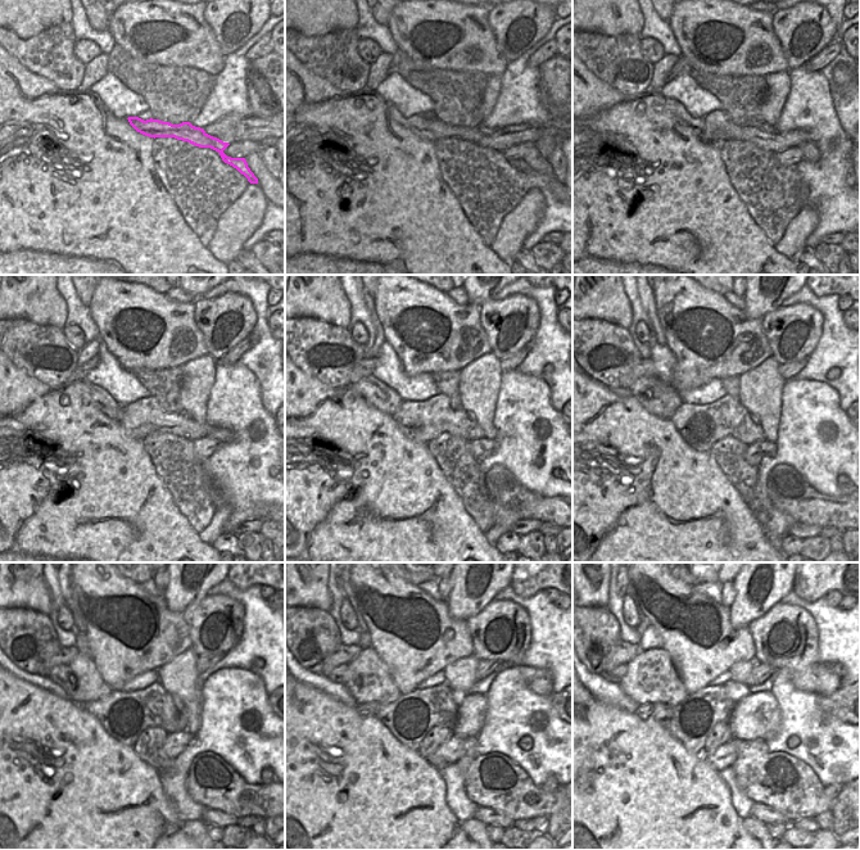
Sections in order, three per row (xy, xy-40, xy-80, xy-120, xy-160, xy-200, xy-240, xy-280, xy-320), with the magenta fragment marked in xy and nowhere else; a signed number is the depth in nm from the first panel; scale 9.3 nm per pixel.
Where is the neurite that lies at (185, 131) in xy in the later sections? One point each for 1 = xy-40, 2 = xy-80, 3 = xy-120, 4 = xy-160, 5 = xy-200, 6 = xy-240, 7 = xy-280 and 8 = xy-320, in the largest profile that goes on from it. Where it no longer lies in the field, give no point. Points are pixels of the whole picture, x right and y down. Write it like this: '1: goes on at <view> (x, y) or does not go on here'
1: goes on at xy-40 (433, 130)
2: goes on at xy-80 (693, 123)
3: goes on at xy-120 (103, 401)
4: goes on at xy-160 (380, 396)
5: goes on at xy-200 (639, 385)
6: goes on at xy-240 (59, 674)
7: goes on at xy-280 (339, 674)
8: goes on at xy-320 (615, 674)

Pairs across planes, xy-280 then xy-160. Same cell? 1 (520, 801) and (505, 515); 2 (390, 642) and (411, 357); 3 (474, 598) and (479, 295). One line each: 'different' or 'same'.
1: different
2: same
3: same

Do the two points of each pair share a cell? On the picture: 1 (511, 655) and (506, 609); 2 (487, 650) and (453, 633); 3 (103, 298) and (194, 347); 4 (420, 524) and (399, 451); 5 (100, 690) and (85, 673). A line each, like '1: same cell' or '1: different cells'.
1: same cell
2: different cells
3: same cell
4: same cell
5: same cell

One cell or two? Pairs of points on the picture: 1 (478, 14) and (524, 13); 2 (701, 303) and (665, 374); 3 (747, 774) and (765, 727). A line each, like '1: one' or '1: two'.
1: two
2: two
3: two

